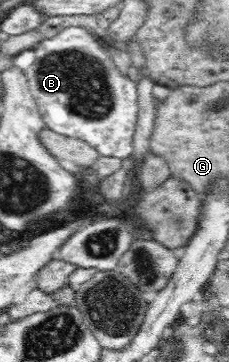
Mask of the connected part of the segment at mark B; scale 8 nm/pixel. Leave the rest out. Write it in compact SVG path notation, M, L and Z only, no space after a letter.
M69 26L37 44L35 54L35 66L25 74L46 127L87 142L99 156L131 158L138 121L136 82L115 66L97 36L87 28Z

